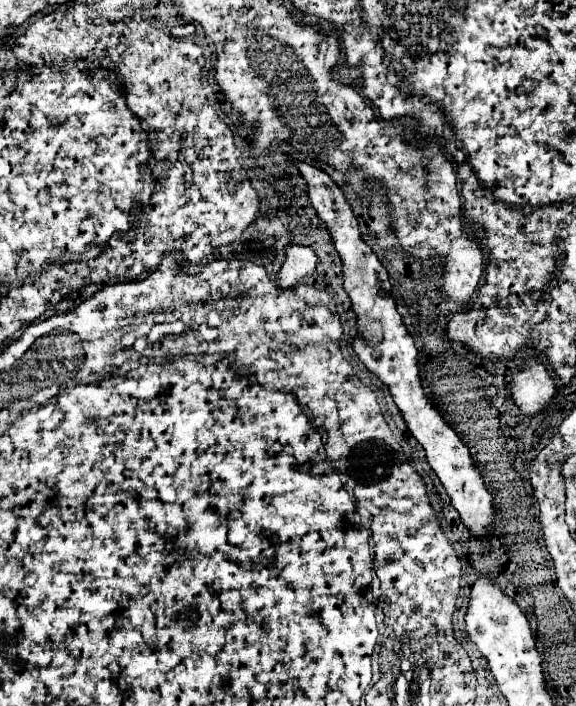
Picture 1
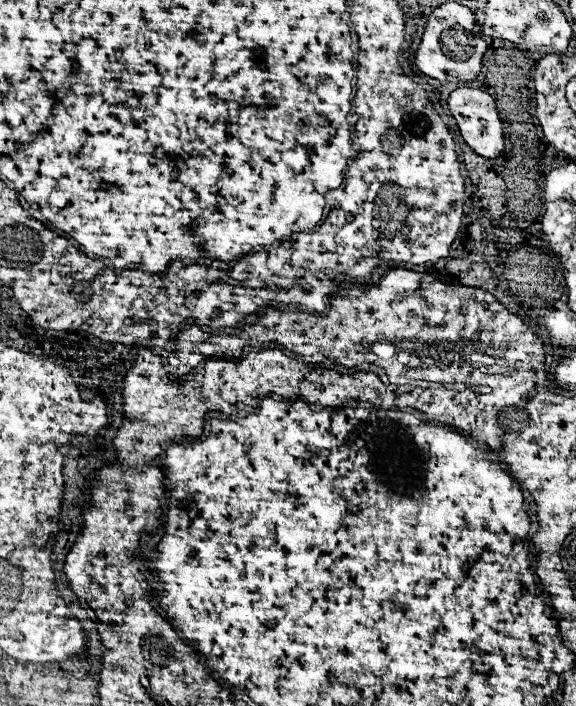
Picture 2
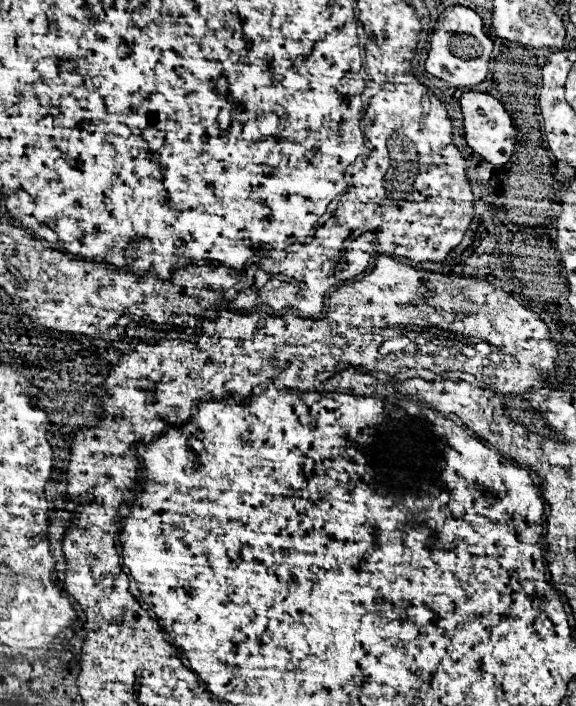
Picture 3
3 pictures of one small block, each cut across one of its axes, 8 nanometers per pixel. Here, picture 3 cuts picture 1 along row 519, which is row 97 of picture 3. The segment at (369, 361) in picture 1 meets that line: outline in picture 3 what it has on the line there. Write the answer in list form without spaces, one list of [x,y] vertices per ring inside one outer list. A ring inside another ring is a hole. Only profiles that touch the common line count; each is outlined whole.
[[[464,92],[460,98],[460,108],[464,114],[464,136],[468,146],[480,154],[484,160],[492,162],[494,166],[502,166],[510,160],[512,150],[514,150],[514,138],[516,138],[516,130],[512,126],[512,120],[508,116],[508,112],[504,110],[504,106],[490,94],[482,94],[482,92]]]

